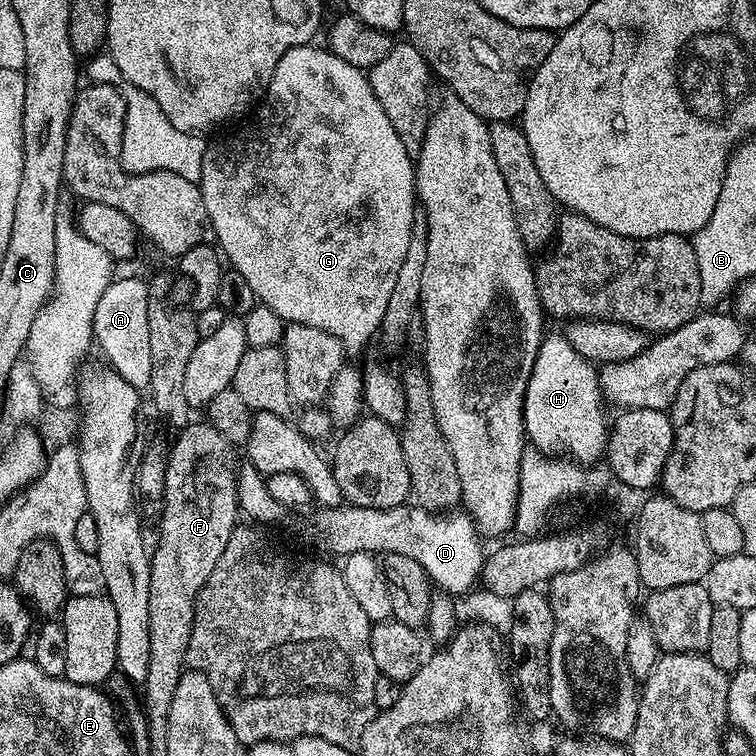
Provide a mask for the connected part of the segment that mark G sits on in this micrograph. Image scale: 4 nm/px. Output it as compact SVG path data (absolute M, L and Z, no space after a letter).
M311 43L303 44L286 50L286 54L278 58L278 66L274 66L274 78L270 78L268 89L255 109L256 120L213 144L211 141L205 147L198 183L202 190L202 202L206 202L210 232L219 251L230 267L246 278L248 285L254 289L257 301L274 310L274 314L286 322L315 324L326 334L333 335L345 353L352 357L358 355L379 333L382 314L386 314L390 293L398 278L398 269L402 266L402 258L406 258L406 245L410 242L414 218L418 213L416 170L414 157L406 150L406 146L402 146L402 138L394 134L394 125L390 123L390 118L386 118L386 110L382 110L378 98L374 98L374 90L367 75L361 69L350 66L350 62L342 62L342 58L328 51L327 47L312 47Z

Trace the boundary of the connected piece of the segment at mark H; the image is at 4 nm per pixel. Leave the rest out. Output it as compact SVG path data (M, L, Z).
M545 335L524 399L524 435L530 444L548 454L571 454L580 462L603 457L610 431L610 416L604 413L604 404L597 365L582 358L570 346L567 335Z

